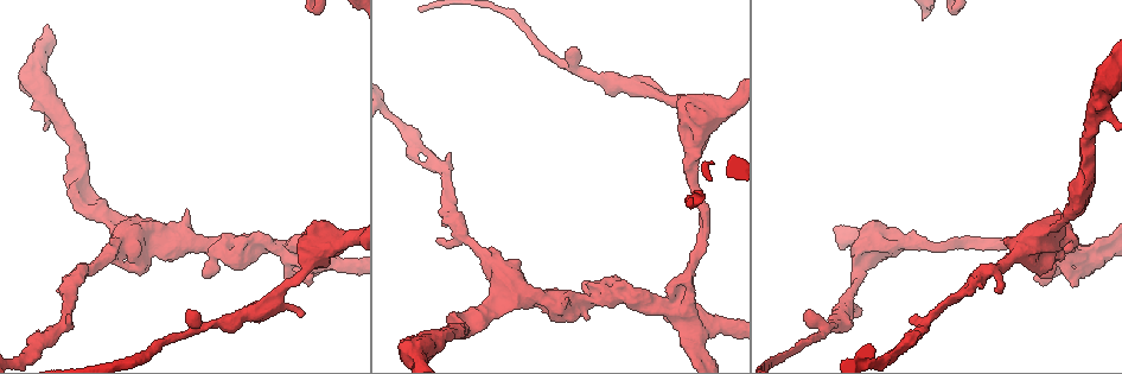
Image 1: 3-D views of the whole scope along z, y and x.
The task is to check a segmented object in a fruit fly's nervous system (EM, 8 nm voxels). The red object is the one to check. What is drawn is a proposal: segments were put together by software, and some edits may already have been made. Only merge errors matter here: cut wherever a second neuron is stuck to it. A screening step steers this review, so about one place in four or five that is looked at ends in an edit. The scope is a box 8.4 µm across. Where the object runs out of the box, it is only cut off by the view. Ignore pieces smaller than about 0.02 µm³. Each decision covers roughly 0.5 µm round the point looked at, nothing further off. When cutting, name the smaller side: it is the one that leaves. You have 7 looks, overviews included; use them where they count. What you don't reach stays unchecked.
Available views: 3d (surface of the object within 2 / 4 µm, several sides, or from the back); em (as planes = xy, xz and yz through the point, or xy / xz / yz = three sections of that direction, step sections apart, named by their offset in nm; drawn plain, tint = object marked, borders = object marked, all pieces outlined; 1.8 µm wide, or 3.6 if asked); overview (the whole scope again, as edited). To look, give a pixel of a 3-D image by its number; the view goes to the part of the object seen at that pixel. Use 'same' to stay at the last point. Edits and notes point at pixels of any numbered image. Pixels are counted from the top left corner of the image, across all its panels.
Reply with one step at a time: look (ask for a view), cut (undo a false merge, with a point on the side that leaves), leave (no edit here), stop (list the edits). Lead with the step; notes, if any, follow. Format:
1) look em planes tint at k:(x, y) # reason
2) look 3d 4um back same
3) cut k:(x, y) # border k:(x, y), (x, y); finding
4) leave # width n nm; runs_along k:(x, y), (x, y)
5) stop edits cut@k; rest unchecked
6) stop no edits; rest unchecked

look em xy step 8 tint at 1:(237, 246) # side arm on a straight run

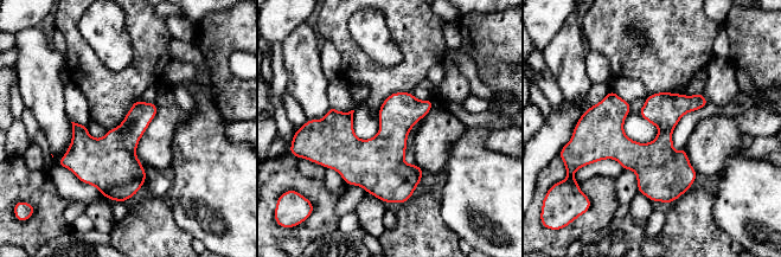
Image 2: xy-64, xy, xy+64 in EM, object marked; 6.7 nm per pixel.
leave # continuous, no second neuron

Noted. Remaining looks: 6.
look em 3.6um planes tint at 1:(1087, 263)

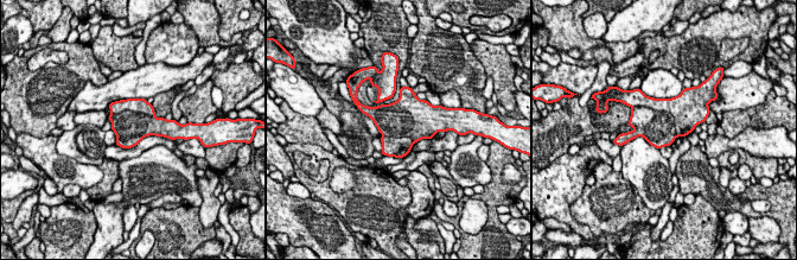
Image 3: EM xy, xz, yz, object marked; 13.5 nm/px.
cut 3:(680, 107) # border 3:(632, 106), (667, 111), (677, 135); two neurons meet here

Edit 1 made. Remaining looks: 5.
look em 3.6um planes borders at 1:(1045, 231) # branch point

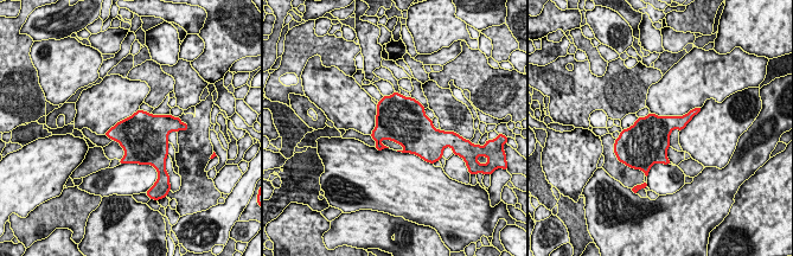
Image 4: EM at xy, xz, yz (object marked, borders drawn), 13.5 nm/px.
leave # width 550 nm; continuous, no second neuron

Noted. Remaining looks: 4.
stop edits cut@3; rest unchecked

